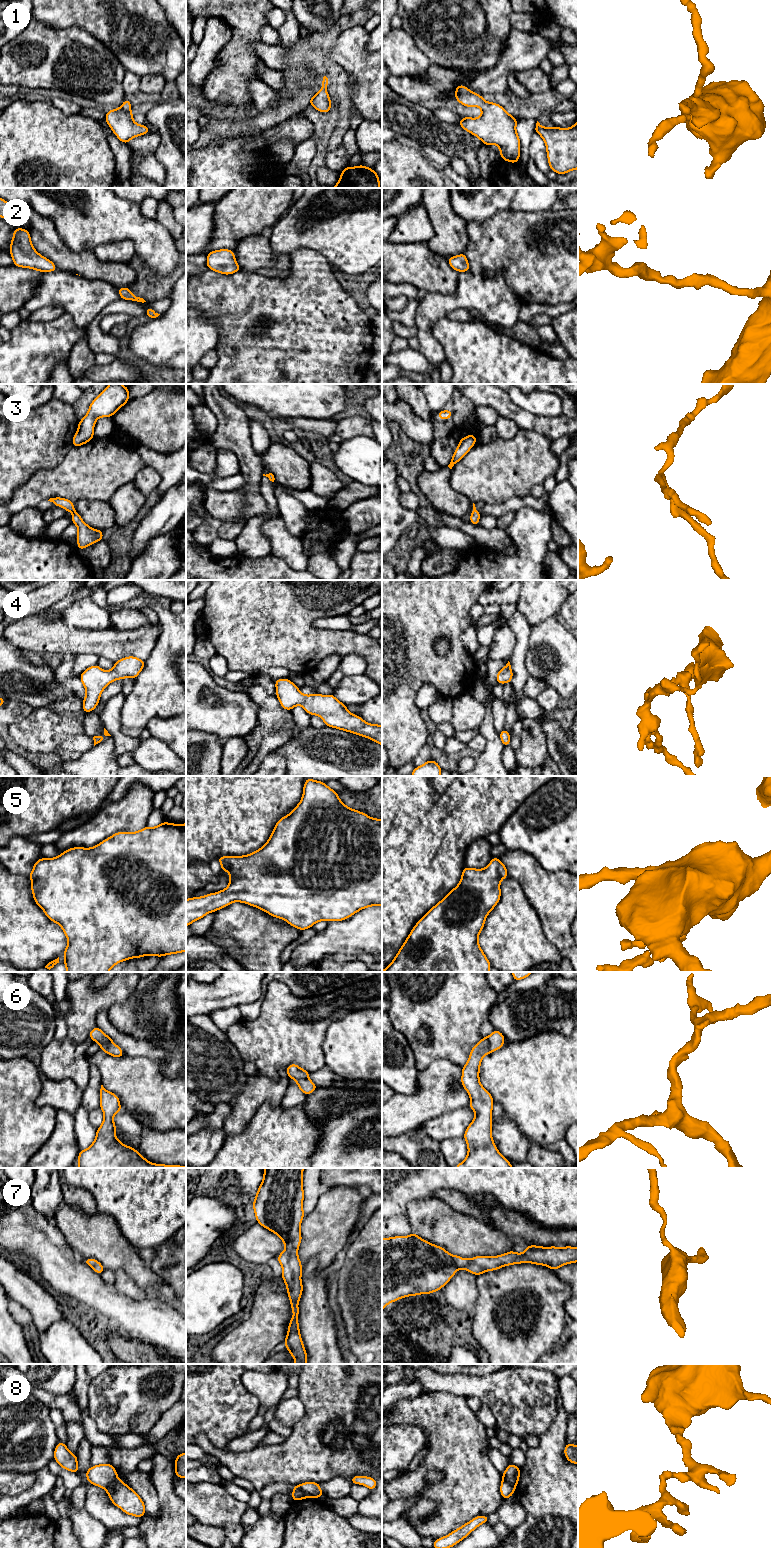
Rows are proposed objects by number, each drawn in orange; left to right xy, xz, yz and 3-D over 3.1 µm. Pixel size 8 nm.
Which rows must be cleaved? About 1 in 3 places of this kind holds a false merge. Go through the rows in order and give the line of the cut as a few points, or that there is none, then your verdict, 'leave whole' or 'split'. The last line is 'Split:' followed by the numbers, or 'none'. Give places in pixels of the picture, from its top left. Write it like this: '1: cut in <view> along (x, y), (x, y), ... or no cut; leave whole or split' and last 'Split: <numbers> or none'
1: no cut; leave whole
2: no cut; leave whole
3: no cut; leave whole
4: no cut; leave whole
5: no cut; leave whole
6: no cut; leave whole
7: no cut; leave whole
8: cut in xy along (117, 1478), (105, 1489); split
Split: 8

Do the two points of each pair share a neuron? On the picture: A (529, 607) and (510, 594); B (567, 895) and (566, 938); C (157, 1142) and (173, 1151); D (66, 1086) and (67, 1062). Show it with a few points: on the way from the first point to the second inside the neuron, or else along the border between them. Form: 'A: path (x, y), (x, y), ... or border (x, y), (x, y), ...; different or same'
A: border (520, 590), (515, 603); different
B: path (564, 906), (564, 927); same
C: path (161, 1146), (169, 1147); same
D: border (47, 1078), (53, 1081), (70, 1079), (83, 1090); different

